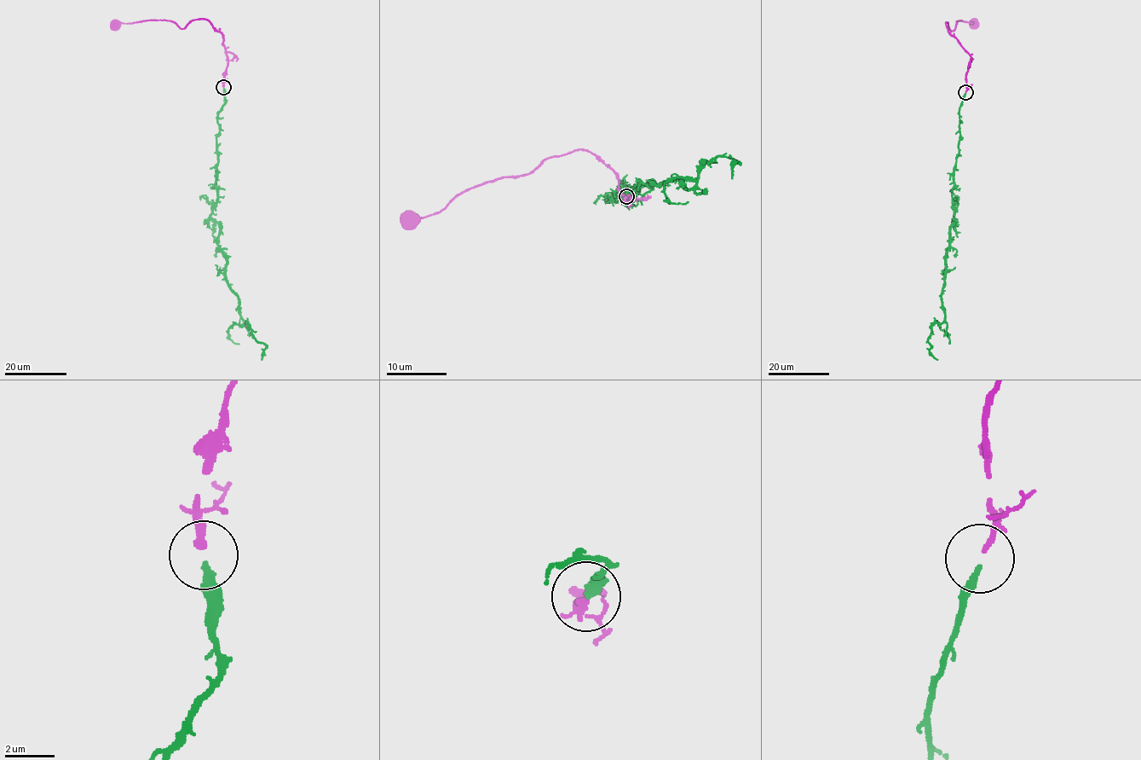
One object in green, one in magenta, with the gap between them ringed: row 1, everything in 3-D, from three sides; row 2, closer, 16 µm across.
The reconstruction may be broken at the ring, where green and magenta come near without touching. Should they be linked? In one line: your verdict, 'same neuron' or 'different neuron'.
same neuron

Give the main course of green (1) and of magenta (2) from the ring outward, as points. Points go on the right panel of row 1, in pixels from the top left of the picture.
1: (965, 93), (941, 297), (945, 319), (931, 327), (927, 339), (937, 360)
2: (965, 92), (971, 56), (947, 31), (946, 22), (951, 31), (960, 20), (973, 23)

